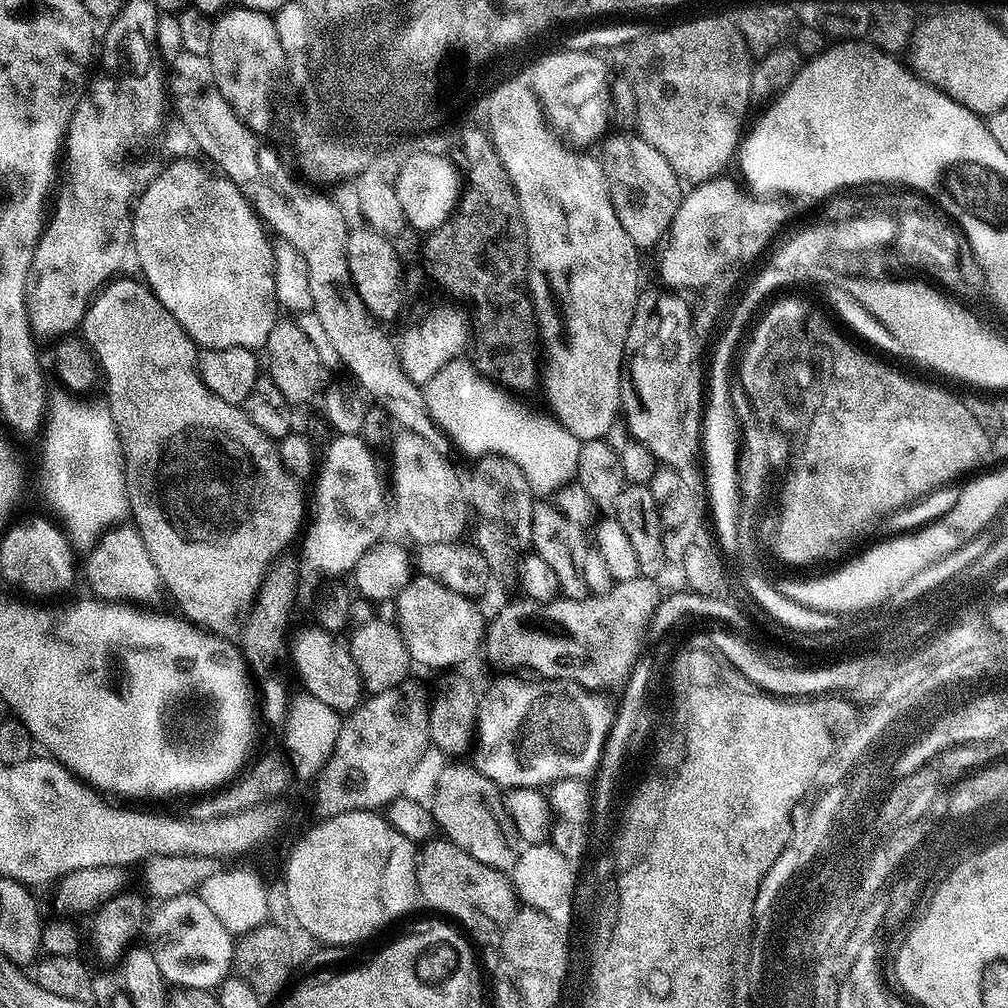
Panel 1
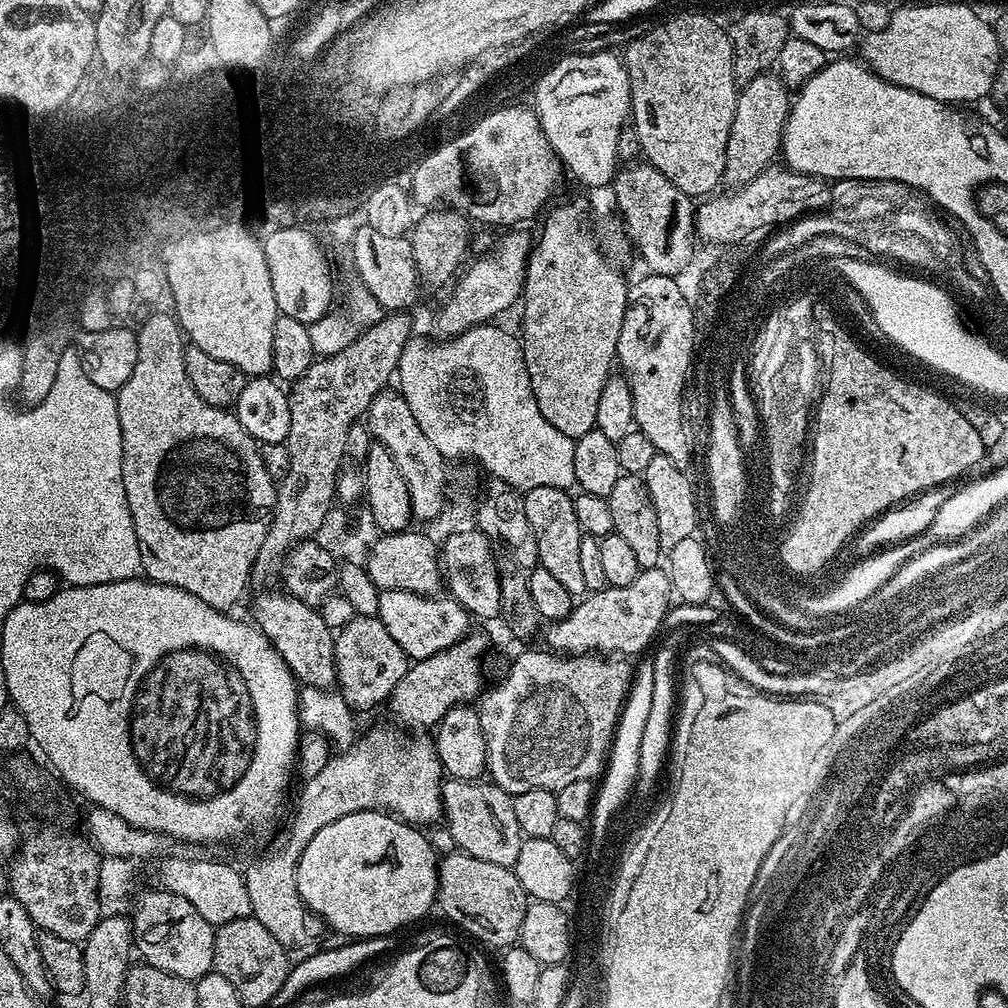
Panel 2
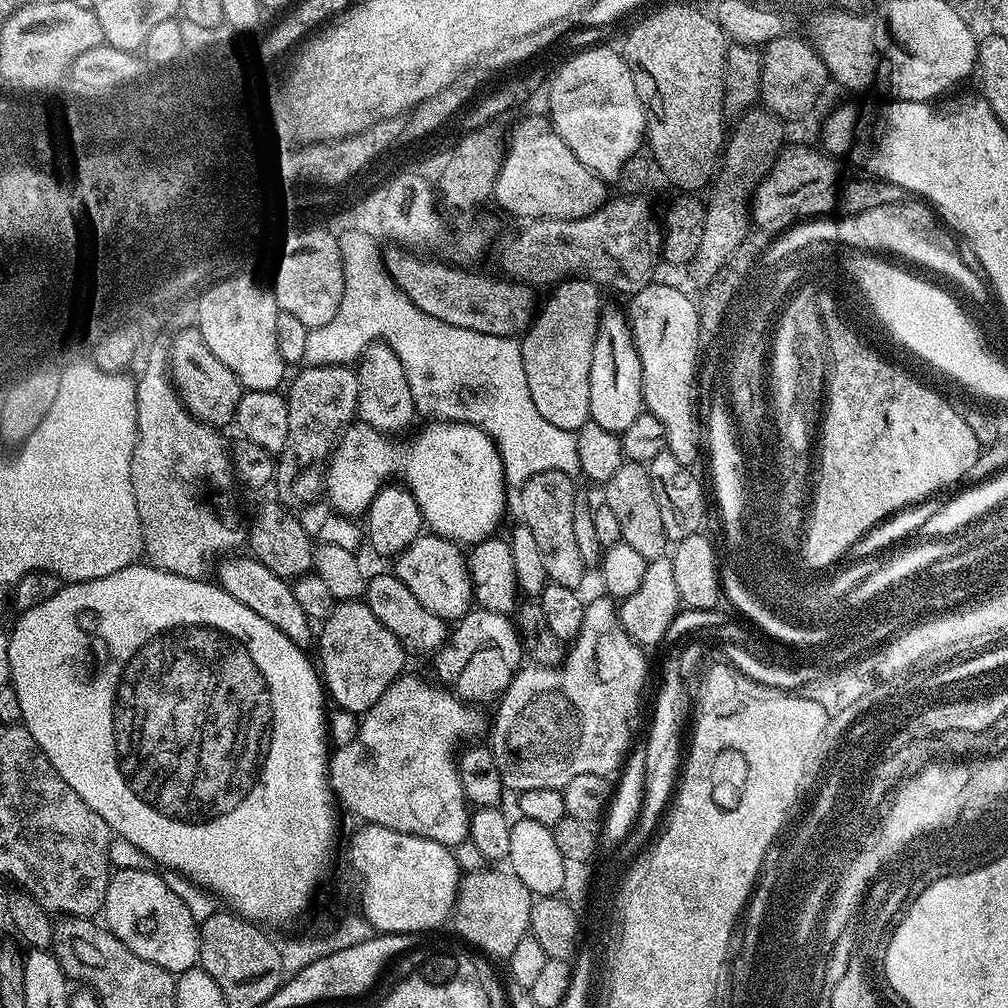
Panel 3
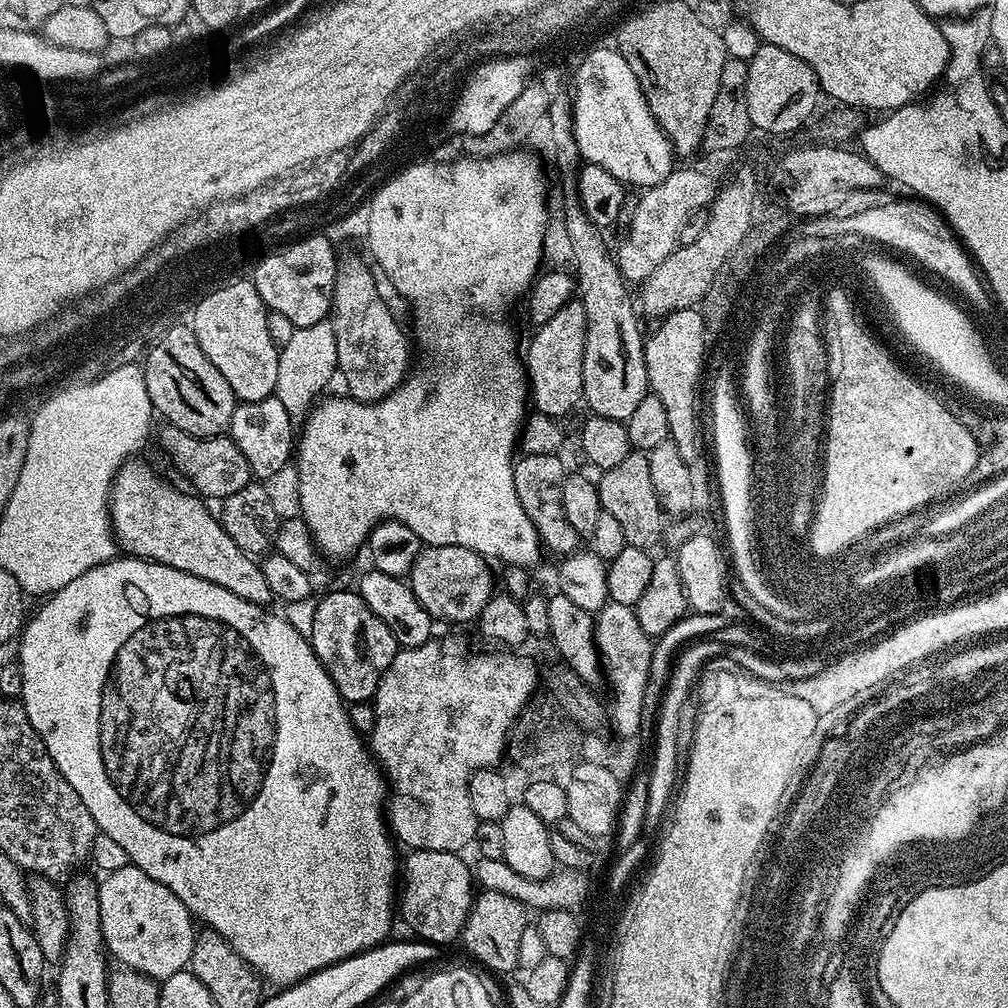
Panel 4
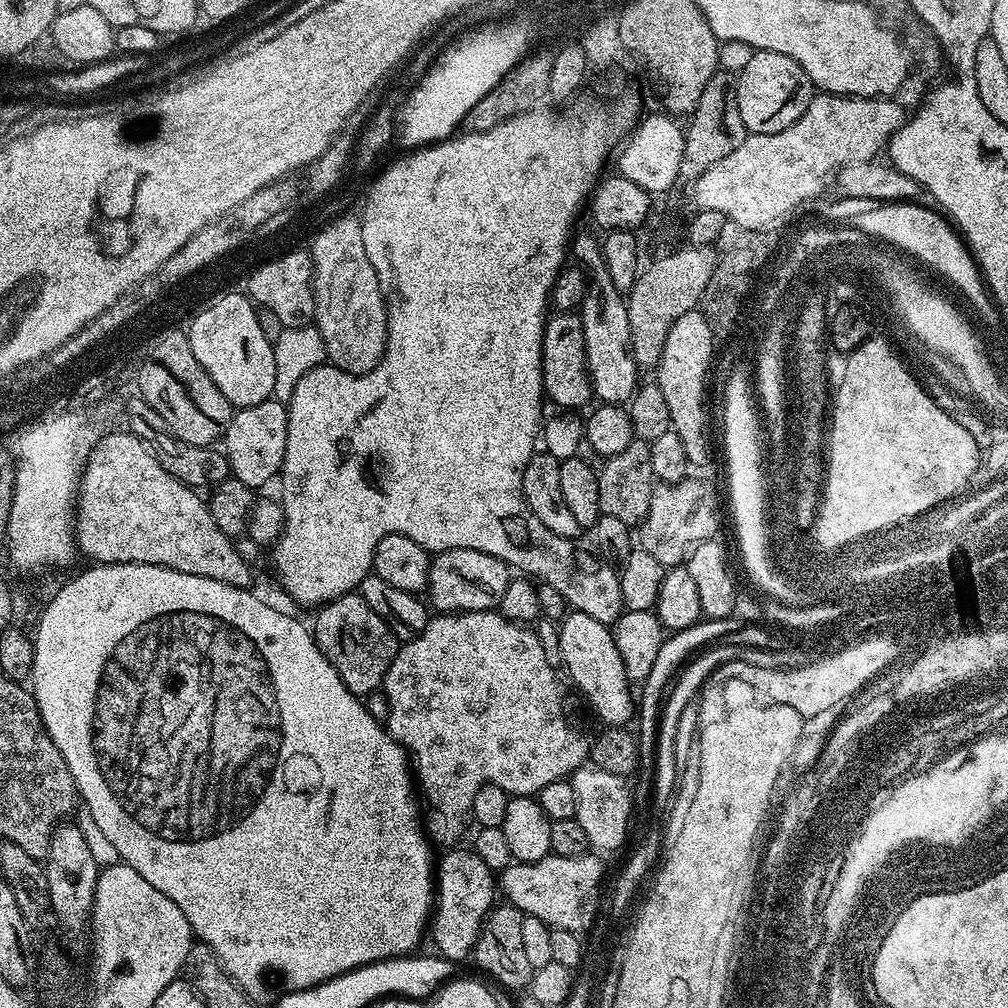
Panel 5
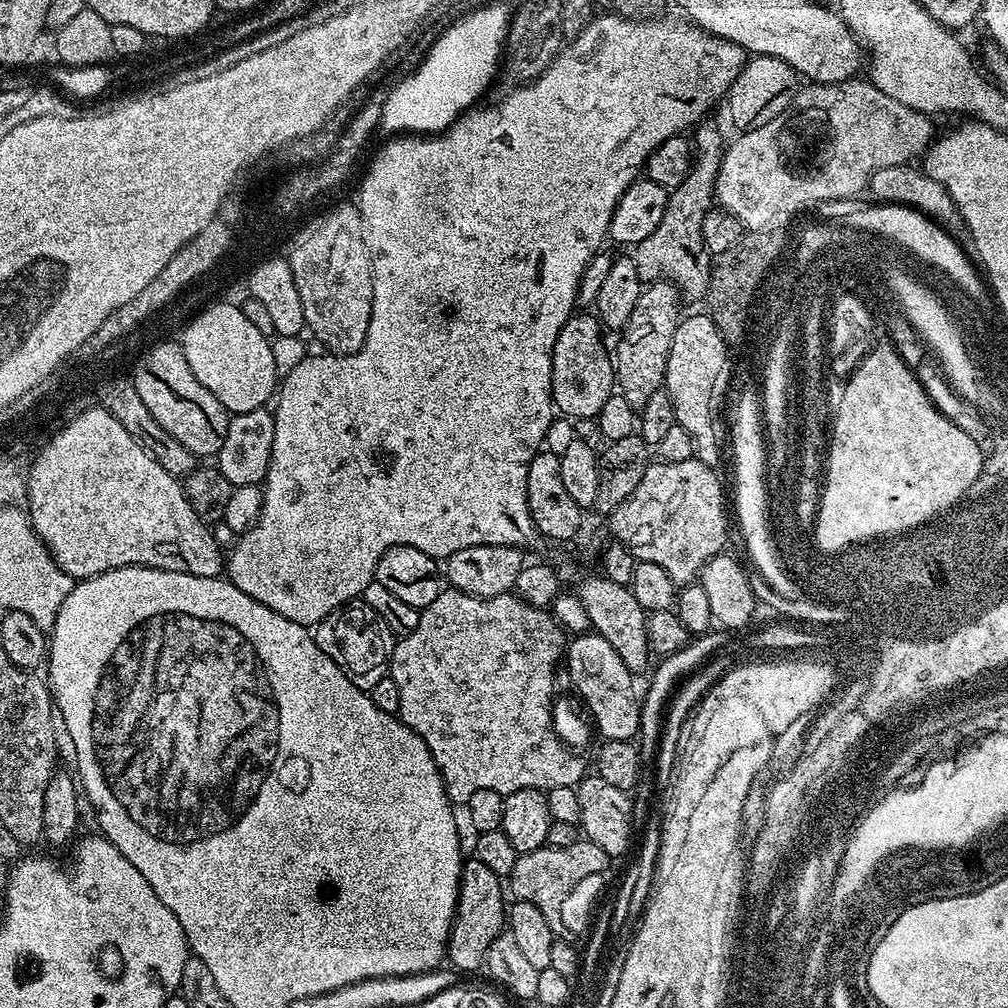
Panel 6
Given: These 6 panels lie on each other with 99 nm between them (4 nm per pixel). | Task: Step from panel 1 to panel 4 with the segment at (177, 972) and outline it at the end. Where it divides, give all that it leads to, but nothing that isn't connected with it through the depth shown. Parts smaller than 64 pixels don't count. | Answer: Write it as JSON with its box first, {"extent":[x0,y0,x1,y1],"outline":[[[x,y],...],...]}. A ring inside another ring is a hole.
{"extent":[99,866,197,982],"outline":[[[131,866],[107,873],[103,879],[99,881],[100,921],[107,955],[117,956],[123,967],[133,968],[157,982],[185,971],[197,929],[192,928],[194,917],[182,901],[162,882],[154,882],[150,874]]]}

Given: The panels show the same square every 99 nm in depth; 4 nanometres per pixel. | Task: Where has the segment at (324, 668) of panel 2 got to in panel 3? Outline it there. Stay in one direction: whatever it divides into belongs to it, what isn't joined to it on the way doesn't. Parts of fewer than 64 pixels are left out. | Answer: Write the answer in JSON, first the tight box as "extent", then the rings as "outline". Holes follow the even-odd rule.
{"extent":[214,554,313,646],"outline":[[[232,554],[219,561],[214,576],[220,587],[226,589],[234,598],[238,598],[242,606],[250,606],[254,614],[266,618],[270,626],[278,626],[278,630],[282,630],[282,634],[286,634],[286,638],[290,638],[295,644],[308,646],[311,640],[313,643],[313,625],[302,610],[302,606],[298,606],[298,598],[294,598],[291,583],[285,577],[274,574],[274,570],[270,570],[251,555],[240,555],[244,554]]]}

